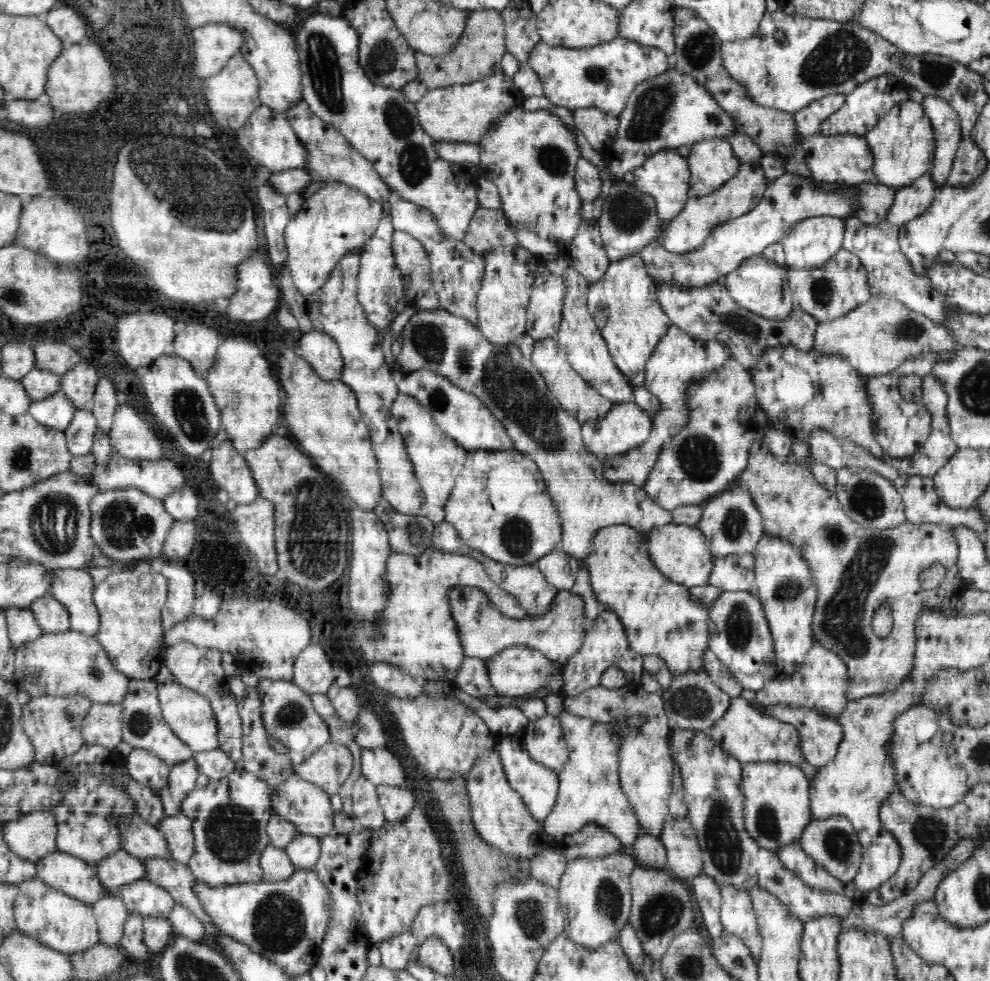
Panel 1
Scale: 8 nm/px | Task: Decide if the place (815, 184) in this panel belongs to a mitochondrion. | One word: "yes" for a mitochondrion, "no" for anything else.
no

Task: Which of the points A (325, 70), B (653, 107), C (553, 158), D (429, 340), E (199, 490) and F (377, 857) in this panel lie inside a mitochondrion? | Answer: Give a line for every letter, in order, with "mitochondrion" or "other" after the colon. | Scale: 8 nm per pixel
A: mitochondrion
B: mitochondrion
C: mitochondrion
D: mitochondrion
E: other
F: other

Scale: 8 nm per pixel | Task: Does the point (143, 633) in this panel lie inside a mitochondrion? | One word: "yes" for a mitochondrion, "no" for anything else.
no

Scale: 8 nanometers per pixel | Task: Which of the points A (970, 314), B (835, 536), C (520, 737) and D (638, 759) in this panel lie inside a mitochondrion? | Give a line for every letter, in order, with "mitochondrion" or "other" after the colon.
A: other
B: mitochondrion
C: other
D: other

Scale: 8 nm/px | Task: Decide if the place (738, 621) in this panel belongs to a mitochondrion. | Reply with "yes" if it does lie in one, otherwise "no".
yes

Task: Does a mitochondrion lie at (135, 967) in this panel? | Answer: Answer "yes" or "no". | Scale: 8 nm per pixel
no

